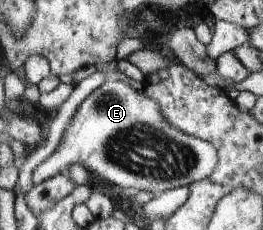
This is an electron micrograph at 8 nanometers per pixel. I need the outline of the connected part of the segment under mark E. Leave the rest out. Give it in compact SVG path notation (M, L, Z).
M105 80L82 101L71 120L59 147L33 171L35 186L59 174L69 174L73 166L85 166L89 171L104 177L113 187L118 185L127 193L141 190L157 196L167 190L190 186L211 177L220 162L218 149L211 142L176 128L165 117L162 105L155 98L149 97L145 88L139 90L121 82Z

